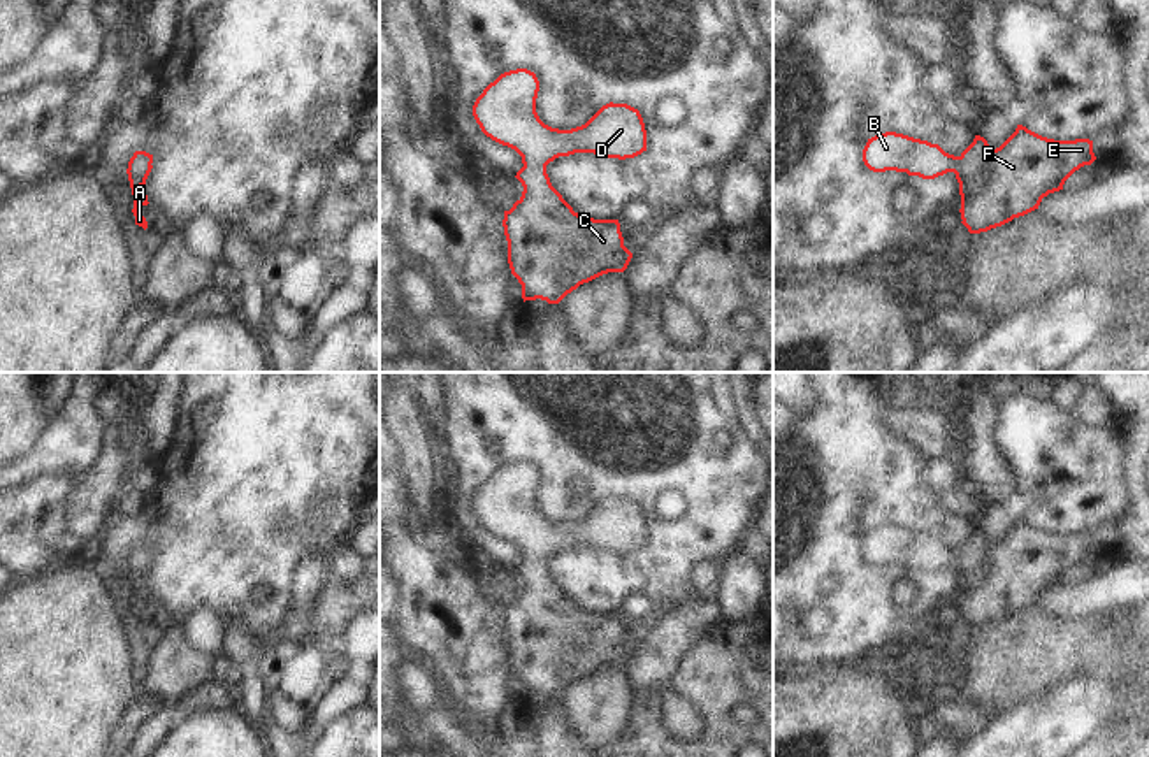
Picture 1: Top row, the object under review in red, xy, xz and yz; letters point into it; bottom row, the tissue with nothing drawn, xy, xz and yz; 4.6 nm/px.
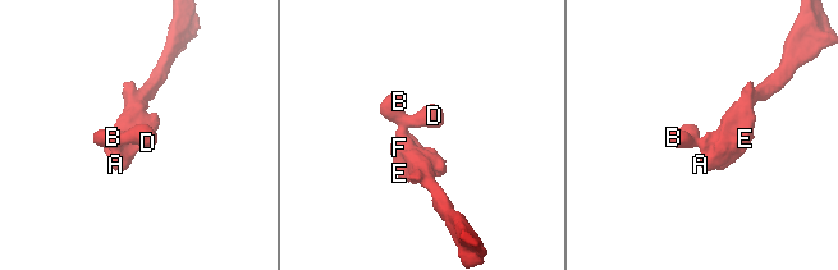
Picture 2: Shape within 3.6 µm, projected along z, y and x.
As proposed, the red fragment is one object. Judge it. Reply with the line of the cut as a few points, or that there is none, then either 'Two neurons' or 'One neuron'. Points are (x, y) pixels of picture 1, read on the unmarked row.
No split. One neuron

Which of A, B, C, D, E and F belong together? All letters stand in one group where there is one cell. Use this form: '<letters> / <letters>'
A B C D E F

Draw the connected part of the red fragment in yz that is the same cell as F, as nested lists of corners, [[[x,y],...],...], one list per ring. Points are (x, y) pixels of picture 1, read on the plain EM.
[[[1023,518],[996,543],[975,529],[959,548],[896,525],[868,532],[863,555],[873,566],[907,566],[935,573],[954,566],[961,588],[961,616],[970,627],[987,625],[1038,602],[1044,590],[1096,553],[1093,534],[1054,534]]]

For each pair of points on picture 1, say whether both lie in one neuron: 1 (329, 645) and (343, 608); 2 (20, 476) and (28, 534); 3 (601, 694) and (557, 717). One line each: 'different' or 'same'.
1: same
2: different
3: different

